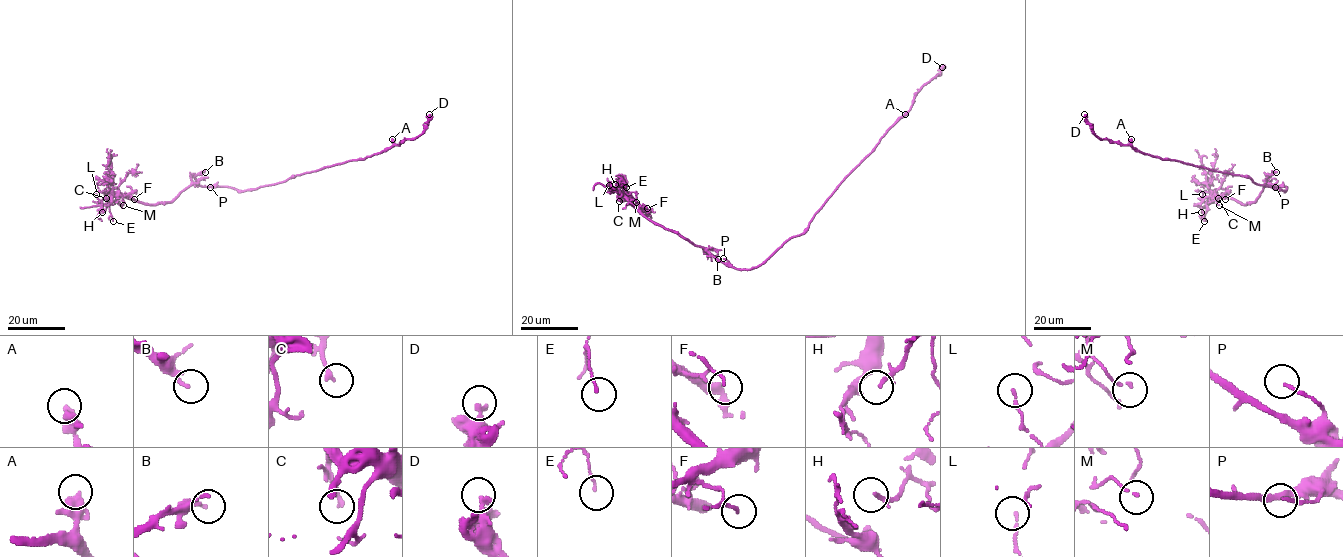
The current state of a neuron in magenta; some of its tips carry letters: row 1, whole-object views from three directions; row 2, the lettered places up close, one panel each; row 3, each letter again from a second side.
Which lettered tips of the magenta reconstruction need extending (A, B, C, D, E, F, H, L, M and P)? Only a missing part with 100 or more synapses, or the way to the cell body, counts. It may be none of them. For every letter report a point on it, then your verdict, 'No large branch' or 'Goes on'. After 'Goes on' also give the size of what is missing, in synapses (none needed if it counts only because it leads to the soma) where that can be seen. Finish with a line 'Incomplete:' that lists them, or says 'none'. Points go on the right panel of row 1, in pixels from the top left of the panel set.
A: Place: (1131, 139). No large branch
B: Place: (1276, 172). No large branch
C: Place: (1218, 198). No large branch
D: Place: (1084, 114). No large branch
E: Place: (1204, 221). No large branch
F: Place: (1225, 199). No large branch
H: Place: (1201, 212). No large branch
L: Place: (1202, 194). No large branch
M: Place: (1219, 205). No large branch
P: Place: (1275, 187). No large branch
Incomplete: none

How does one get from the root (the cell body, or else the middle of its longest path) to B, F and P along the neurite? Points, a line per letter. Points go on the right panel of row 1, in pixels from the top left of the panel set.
B: (1258, 185), (1284, 191), (1285, 186), (1274, 186), (1267, 182), (1276, 172)
F: (1258, 185), (1283, 191), (1287, 188), (1266, 184), (1257, 199), (1247, 204), (1222, 195), (1225, 199)
P: (1258, 185), (1283, 191), (1287, 188), (1275, 187)

